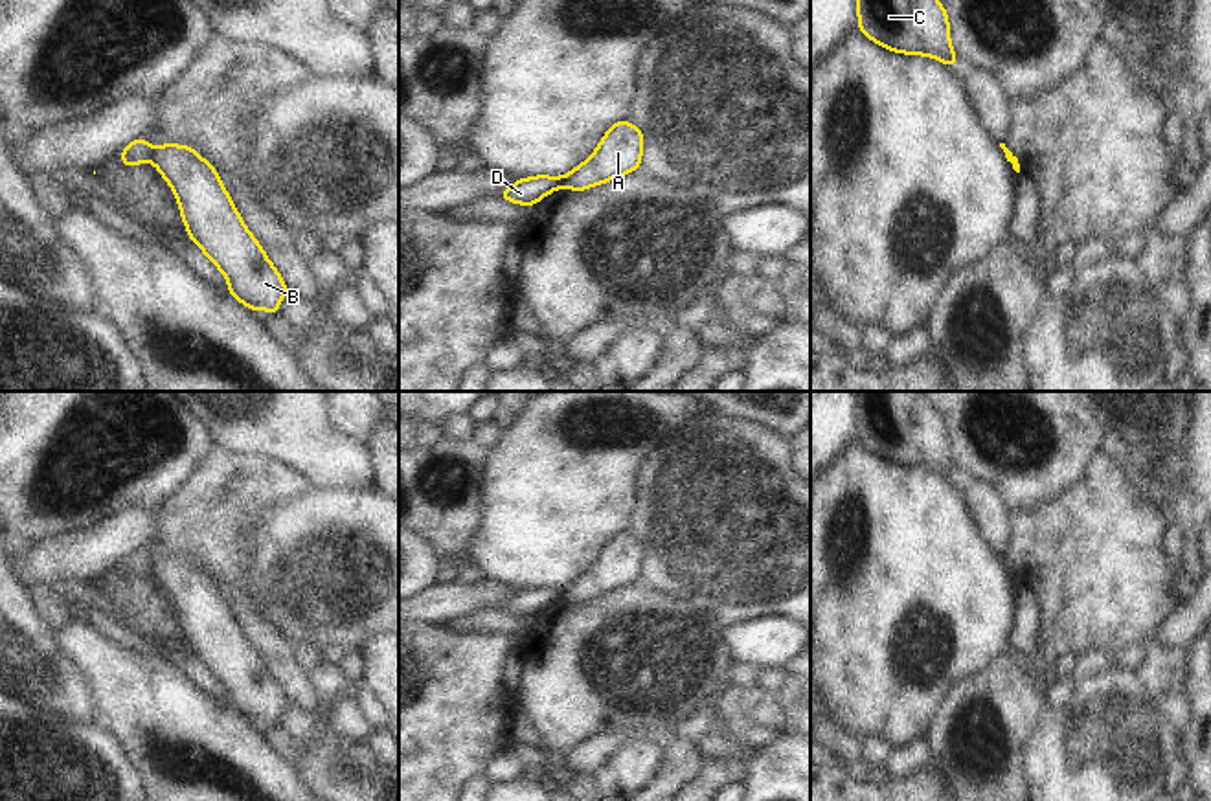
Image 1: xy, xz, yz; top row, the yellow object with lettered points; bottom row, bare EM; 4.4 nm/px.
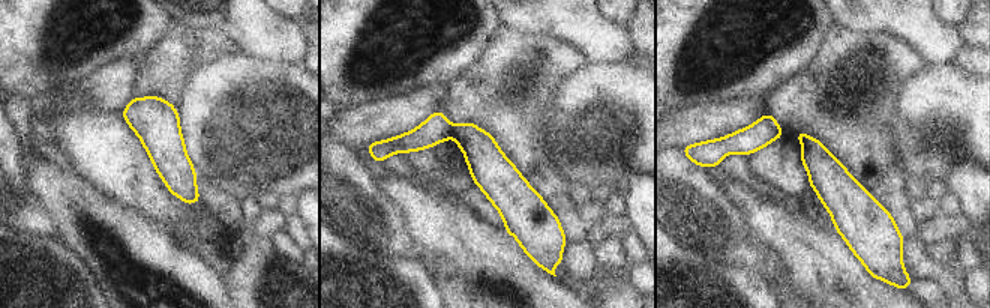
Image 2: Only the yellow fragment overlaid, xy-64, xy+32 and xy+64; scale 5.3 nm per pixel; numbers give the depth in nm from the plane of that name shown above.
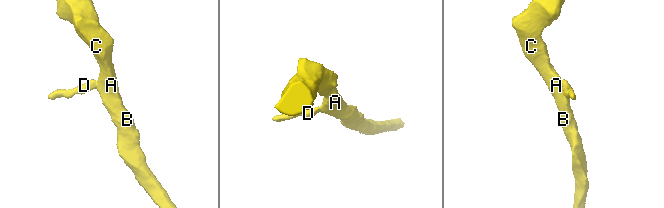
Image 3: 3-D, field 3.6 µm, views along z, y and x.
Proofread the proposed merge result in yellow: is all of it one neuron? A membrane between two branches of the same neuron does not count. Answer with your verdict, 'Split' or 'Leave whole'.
Split

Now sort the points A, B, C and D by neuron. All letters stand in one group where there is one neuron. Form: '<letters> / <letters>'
A B C / D

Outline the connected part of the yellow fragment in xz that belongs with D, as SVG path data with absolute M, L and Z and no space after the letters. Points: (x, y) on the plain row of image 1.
M537 586L533 590L518 590L498 608L513 615L535 617L540 610L562 599L562 588Z

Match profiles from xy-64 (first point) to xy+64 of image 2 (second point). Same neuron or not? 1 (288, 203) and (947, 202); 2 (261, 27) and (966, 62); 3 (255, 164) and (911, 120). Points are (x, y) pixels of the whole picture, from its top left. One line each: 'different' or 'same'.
1: same
2: different
3: same

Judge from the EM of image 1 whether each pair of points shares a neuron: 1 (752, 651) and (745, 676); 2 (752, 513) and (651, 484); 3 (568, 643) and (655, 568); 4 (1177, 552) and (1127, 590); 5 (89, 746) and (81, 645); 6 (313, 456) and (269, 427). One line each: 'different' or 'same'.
1: different
2: same
3: different
4: different
5: different
6: same

